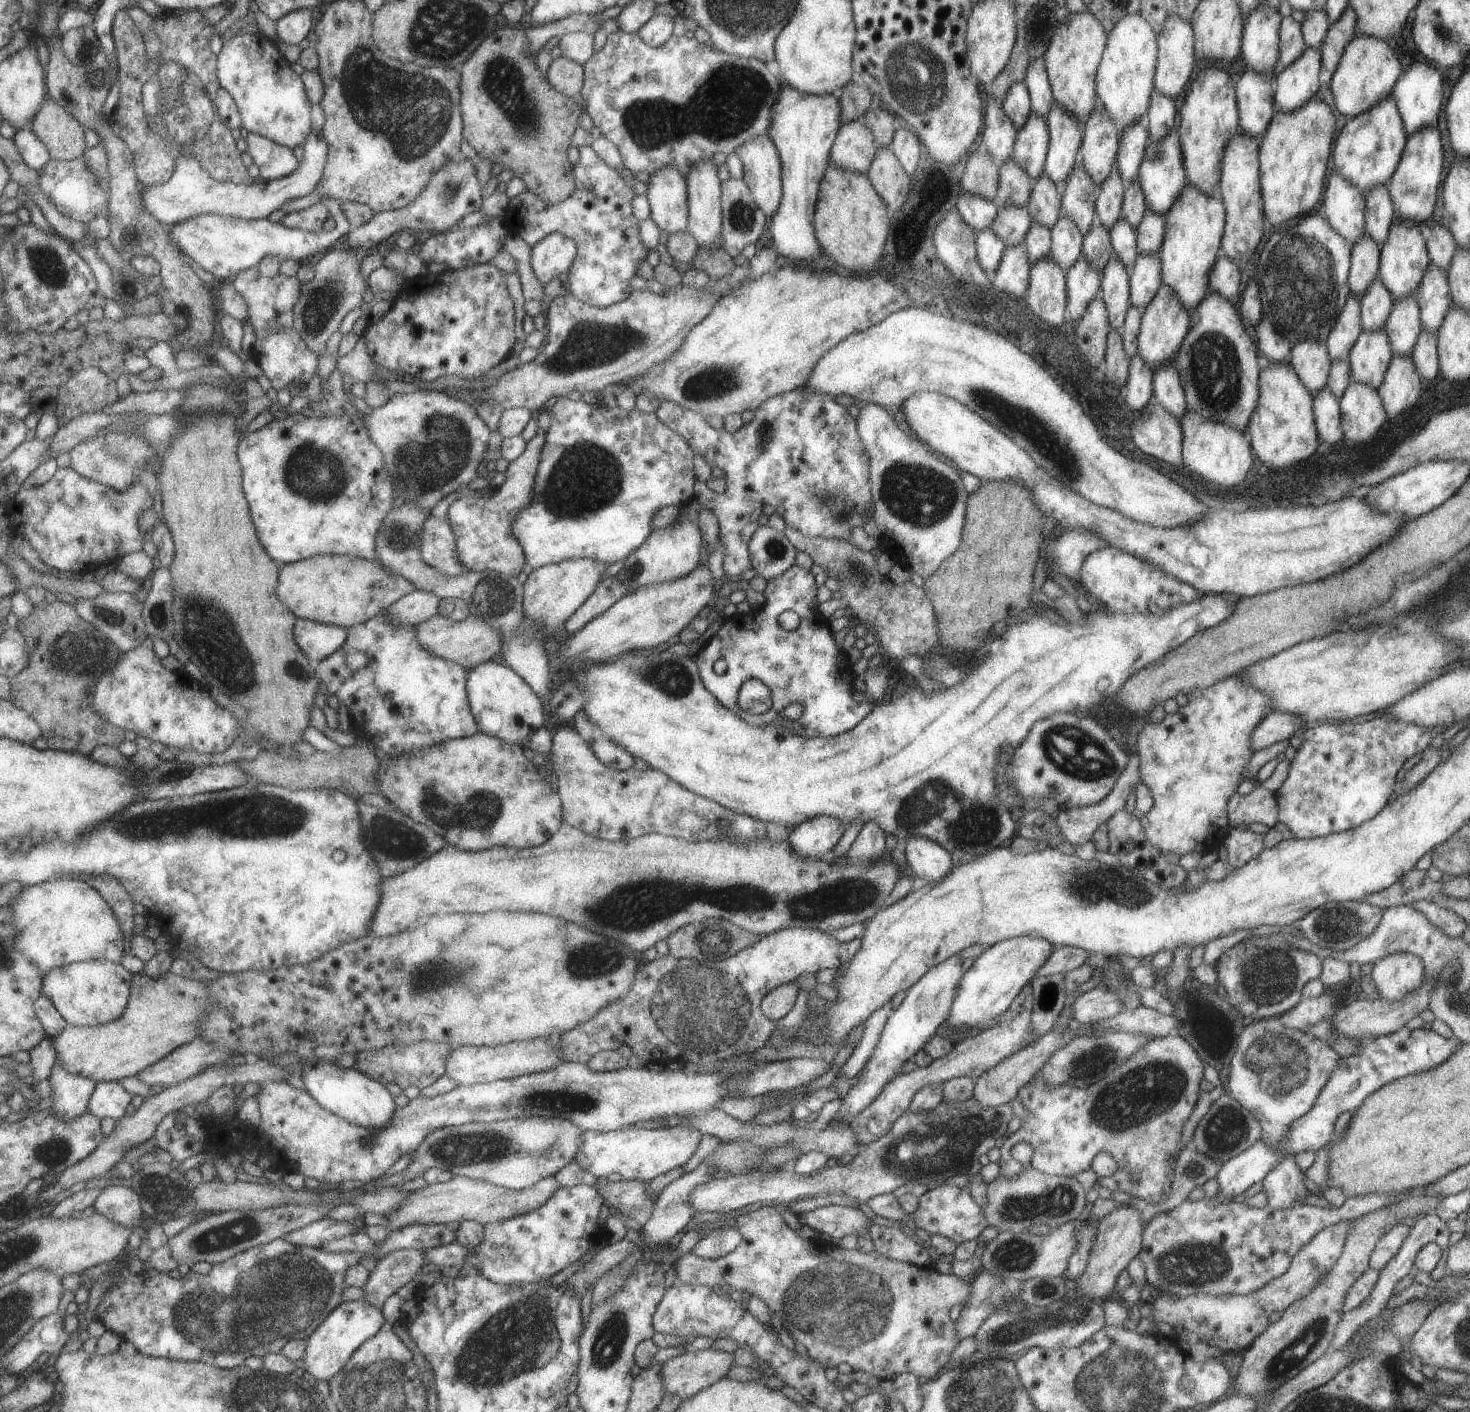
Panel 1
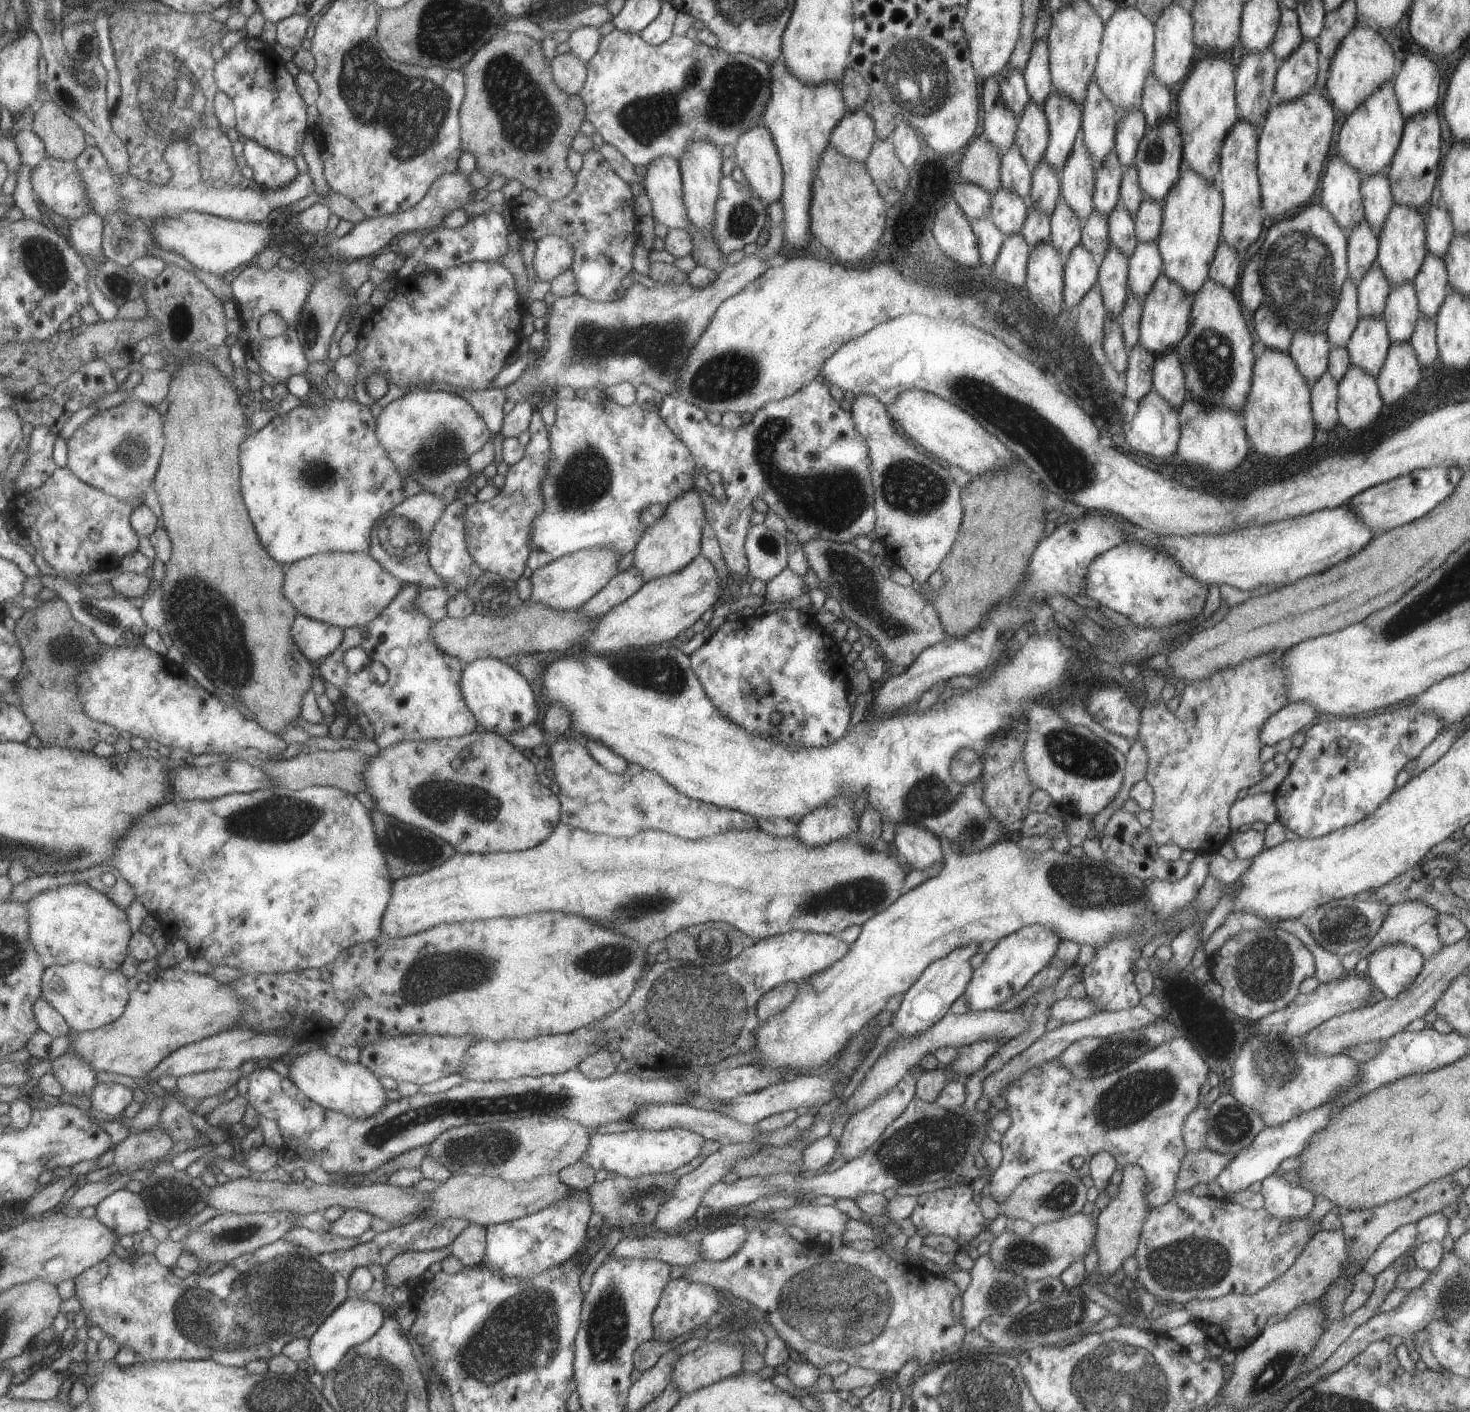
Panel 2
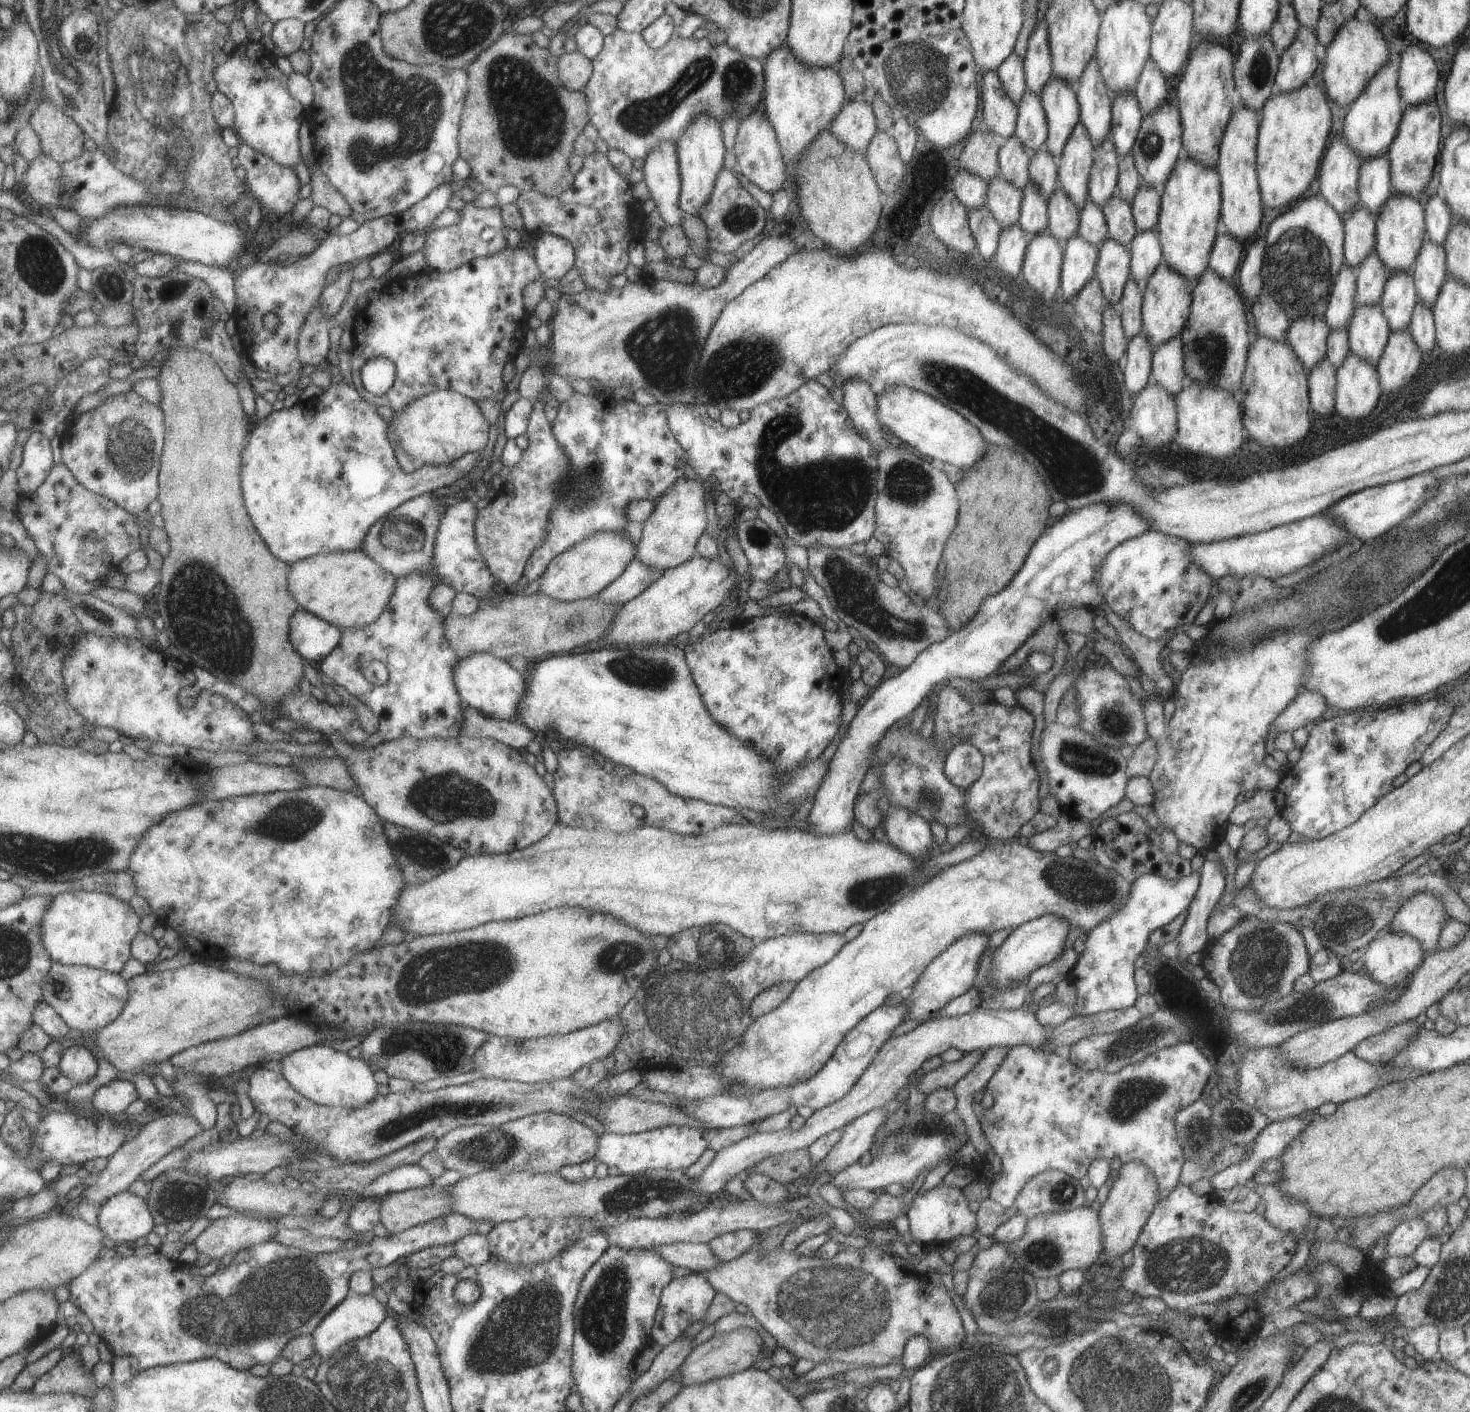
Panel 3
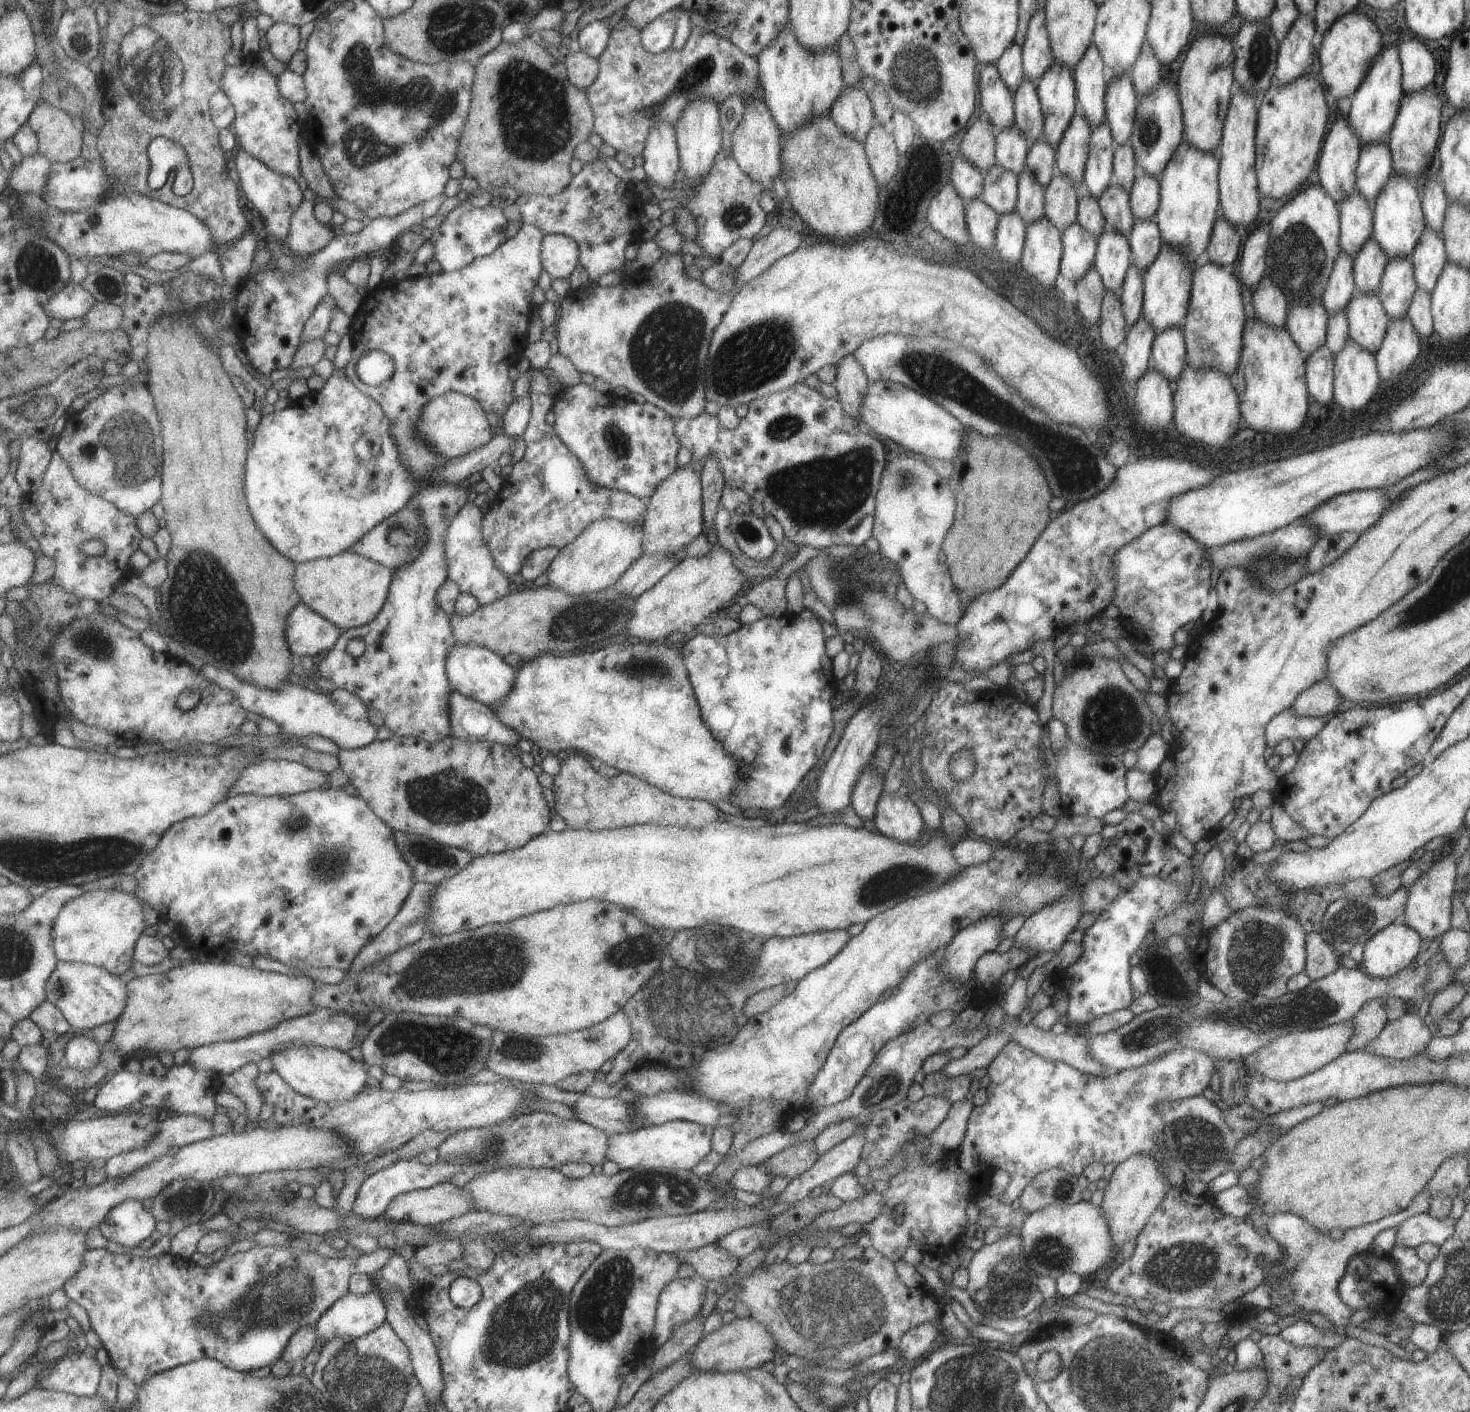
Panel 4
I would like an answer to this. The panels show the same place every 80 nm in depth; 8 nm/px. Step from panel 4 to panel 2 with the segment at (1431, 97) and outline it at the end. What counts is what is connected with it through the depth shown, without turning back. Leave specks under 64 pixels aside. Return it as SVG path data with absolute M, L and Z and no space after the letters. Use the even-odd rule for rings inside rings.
M1435 111L1417 113L1404 119L1403 130L1399 144L1387 166L1387 178L1394 203L1411 205L1424 211L1429 205L1431 190L1439 172L1441 160L1441 138L1439 137L1439 122Z

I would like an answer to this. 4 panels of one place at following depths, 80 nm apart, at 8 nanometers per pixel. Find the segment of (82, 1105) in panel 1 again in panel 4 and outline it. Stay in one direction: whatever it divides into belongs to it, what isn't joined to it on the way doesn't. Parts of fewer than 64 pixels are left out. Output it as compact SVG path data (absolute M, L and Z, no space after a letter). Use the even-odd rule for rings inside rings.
M75 1035L67 1042L64 1059L67 1066L79 1070L92 1069L103 1054L101 1044L85 1035Z

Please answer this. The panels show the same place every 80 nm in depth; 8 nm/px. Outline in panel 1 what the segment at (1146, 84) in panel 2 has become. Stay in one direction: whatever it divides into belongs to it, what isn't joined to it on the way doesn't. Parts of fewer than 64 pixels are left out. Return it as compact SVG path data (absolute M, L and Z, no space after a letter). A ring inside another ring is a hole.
M1154 86L1149 93L1149 102L1144 117L1144 123L1149 136L1153 140L1163 138L1175 124L1175 104L1174 100Z

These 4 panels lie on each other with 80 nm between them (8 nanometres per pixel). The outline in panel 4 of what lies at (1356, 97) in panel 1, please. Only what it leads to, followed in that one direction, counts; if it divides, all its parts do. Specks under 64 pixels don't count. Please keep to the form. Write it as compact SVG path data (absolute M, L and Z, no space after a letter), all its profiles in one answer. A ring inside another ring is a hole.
M1355 10L1342 14L1321 34L1321 43L1315 56L1320 61L1321 80L1335 99L1351 96L1360 85L1374 58L1378 57L1381 46L1379 32L1373 21Z

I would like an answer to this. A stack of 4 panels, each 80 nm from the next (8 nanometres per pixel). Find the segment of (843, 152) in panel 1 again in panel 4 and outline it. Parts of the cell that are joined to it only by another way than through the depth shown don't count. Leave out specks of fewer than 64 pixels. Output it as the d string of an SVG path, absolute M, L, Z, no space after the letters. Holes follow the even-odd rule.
M844 85L828 115L843 134L861 143L875 124L870 98L859 85Z

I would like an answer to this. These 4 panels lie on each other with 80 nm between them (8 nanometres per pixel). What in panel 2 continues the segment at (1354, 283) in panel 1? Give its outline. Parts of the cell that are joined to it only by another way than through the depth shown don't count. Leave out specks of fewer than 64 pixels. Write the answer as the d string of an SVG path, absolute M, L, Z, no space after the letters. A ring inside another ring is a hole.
M1363 218L1350 233L1346 234L1347 277L1358 283L1366 270L1370 269L1372 262L1376 260L1377 247L1376 232Z

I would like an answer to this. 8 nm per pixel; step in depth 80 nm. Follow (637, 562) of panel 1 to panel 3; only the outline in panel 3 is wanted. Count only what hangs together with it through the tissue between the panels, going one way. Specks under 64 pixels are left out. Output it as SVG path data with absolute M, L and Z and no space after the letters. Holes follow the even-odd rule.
M678 478L653 502L652 513L643 521L641 535L635 547L643 564L662 570L673 568L694 556L695 541L705 532L705 498L701 478Z

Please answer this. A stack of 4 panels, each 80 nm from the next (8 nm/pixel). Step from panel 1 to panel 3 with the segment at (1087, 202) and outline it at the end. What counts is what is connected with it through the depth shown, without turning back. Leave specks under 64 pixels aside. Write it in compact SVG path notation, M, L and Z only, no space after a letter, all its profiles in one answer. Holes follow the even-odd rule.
M1078 122L1072 128L1061 149L1061 154L1056 159L1056 178L1079 211L1085 201L1089 199L1087 183L1093 155L1094 144L1085 127Z

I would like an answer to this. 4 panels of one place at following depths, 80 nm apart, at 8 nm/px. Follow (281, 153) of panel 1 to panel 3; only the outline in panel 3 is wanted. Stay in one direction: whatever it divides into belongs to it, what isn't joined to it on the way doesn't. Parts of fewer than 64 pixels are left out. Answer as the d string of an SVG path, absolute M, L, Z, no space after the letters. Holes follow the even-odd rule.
M240 143L238 152L237 158L246 171L245 181L248 184L249 194L253 195L263 208L274 212L281 224L287 226L291 212L301 200L302 185L297 178L295 169L277 164L272 158L257 152L247 143Z

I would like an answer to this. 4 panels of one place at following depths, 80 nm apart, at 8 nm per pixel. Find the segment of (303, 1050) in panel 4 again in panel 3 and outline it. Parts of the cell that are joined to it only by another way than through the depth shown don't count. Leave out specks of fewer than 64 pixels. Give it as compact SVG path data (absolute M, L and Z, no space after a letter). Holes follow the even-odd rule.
M313 1045L292 1052L280 1060L282 1073L291 1086L310 1101L332 1107L349 1107L357 1110L361 1105L373 1102L379 1096L377 1080L372 1066L363 1058L354 1059L331 1046Z

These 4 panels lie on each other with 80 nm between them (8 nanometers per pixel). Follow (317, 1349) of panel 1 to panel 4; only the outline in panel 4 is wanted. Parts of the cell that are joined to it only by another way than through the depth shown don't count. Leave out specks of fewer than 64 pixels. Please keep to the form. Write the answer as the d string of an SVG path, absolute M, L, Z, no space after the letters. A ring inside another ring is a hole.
M377 1290L366 1295L346 1294L317 1322L323 1343L335 1337L362 1337L388 1320L386 1302Z

